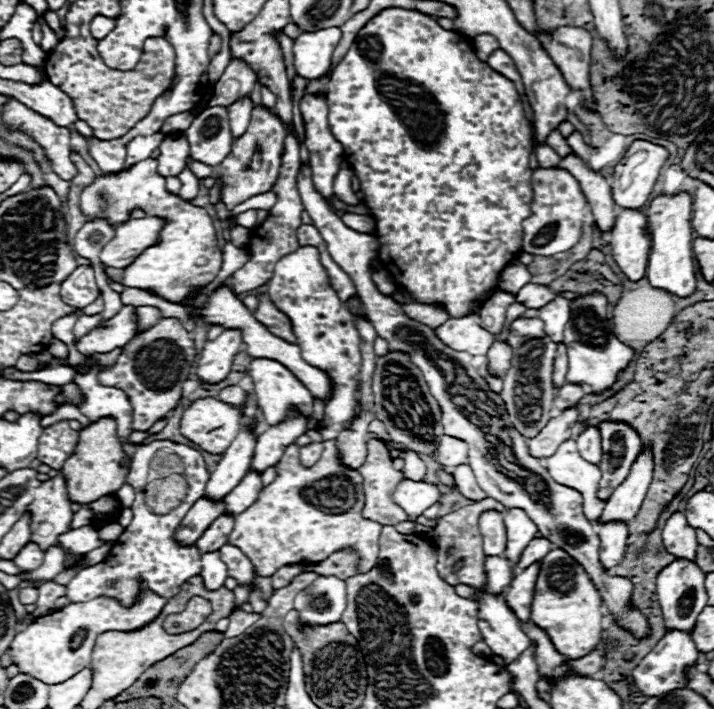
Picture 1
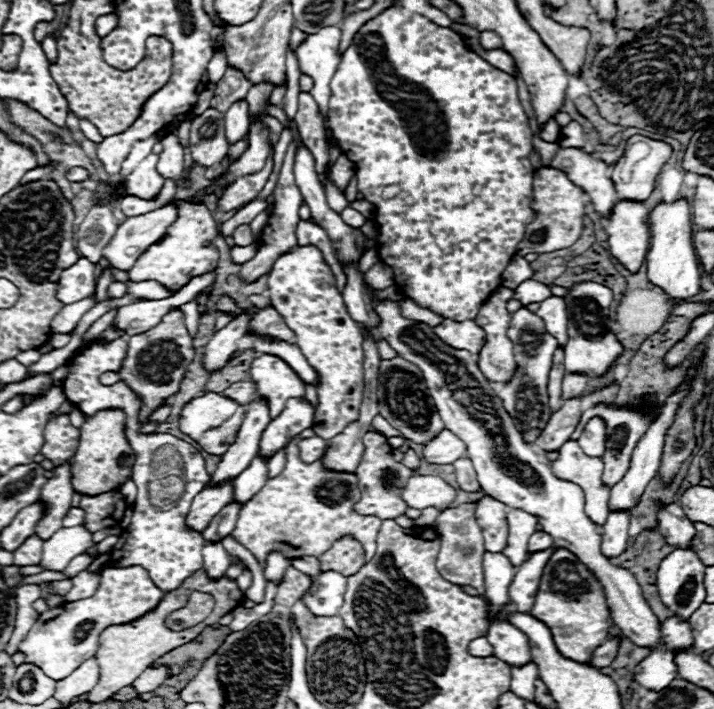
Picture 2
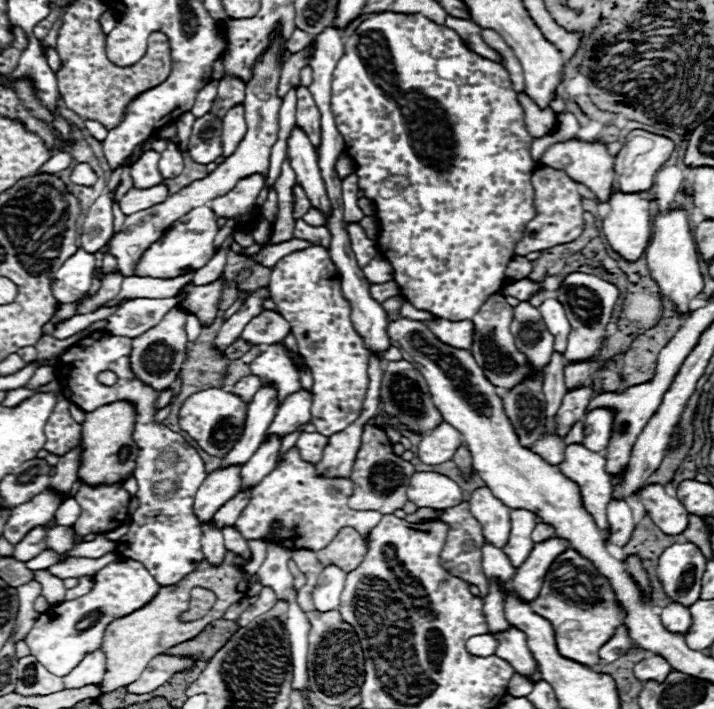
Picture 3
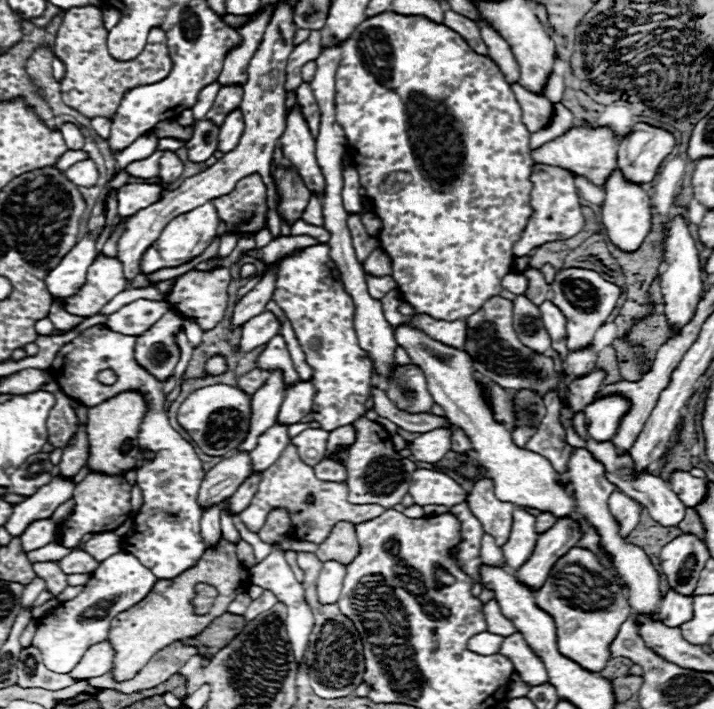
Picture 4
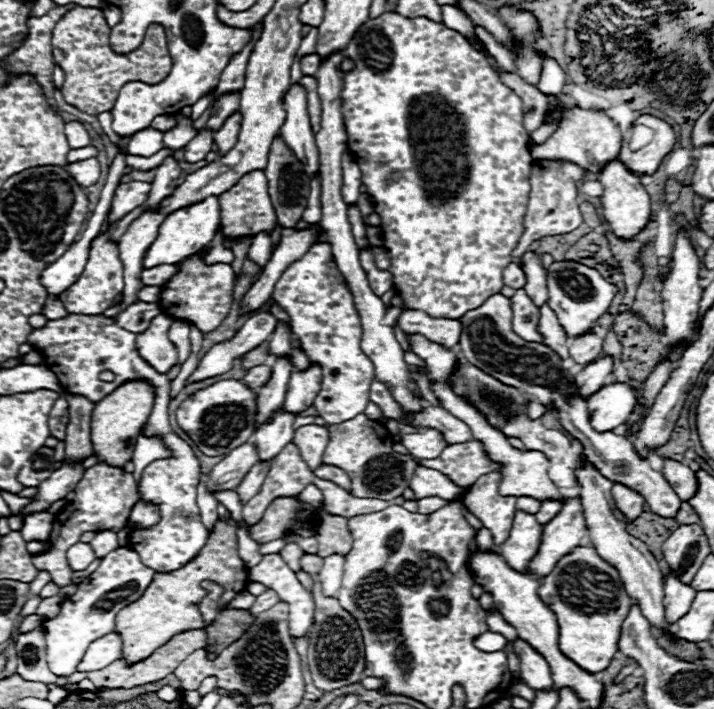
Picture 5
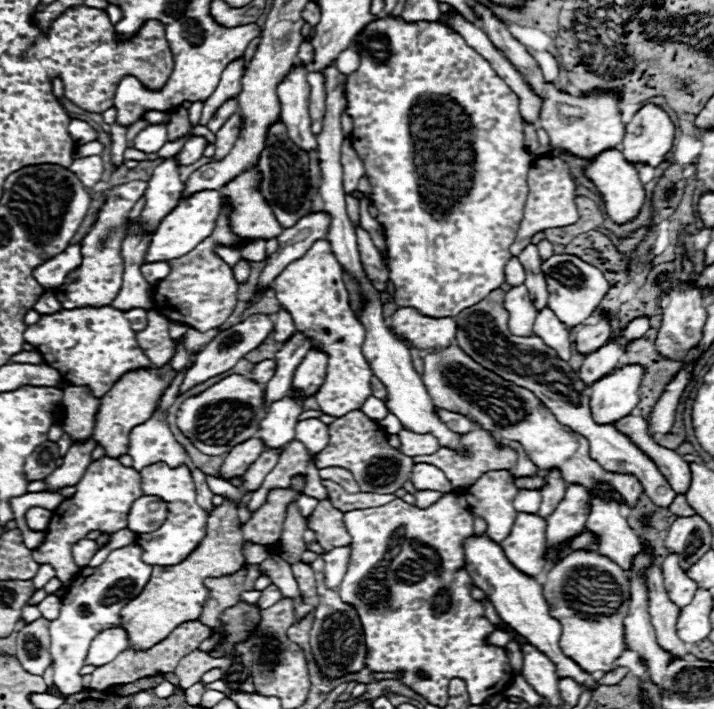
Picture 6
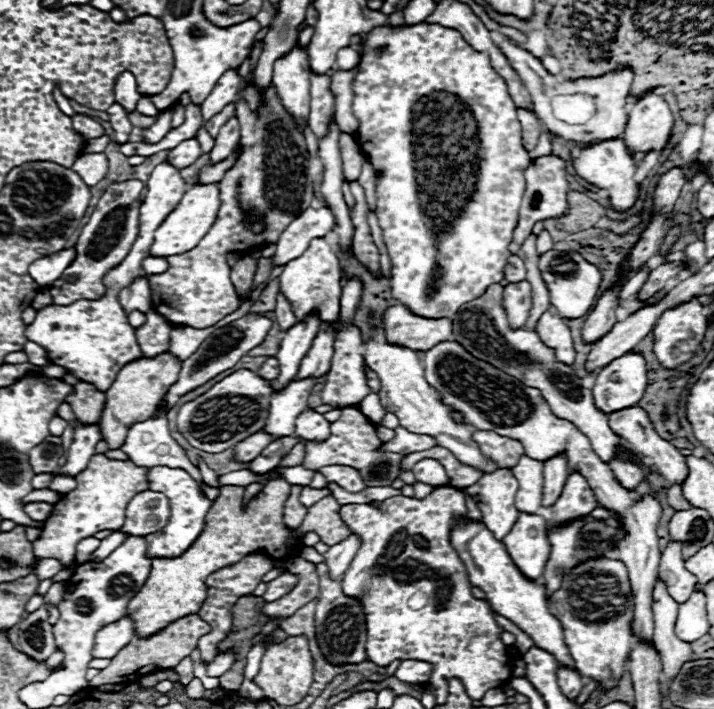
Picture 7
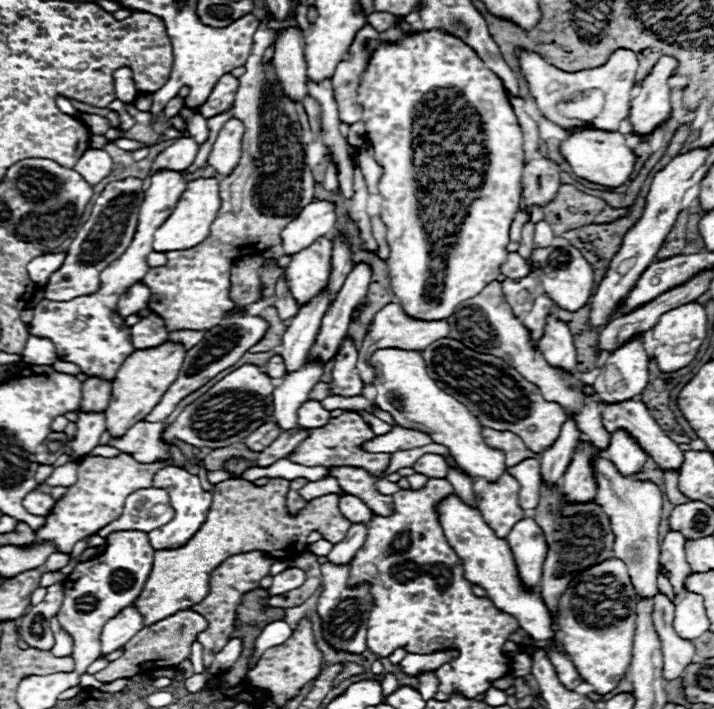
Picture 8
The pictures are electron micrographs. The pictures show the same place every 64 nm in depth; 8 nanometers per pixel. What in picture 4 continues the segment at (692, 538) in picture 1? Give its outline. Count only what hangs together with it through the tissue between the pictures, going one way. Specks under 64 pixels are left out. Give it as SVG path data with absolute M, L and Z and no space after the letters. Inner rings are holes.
M576 412L576 414L572 416L572 420L568 422L568 426L574 426L574 430L578 432L578 436L586 440L586 448L604 464L608 480L612 480L612 484L616 484L618 490L622 490L624 494L628 494L628 496L632 496L634 500L638 500L644 508L648 508L650 516L652 516L656 522L660 522L662 526L678 526L678 524L680 524L680 520L684 518L686 506L684 506L684 504L680 502L680 498L668 488L668 482L666 482L664 478L652 476L648 470L646 470L646 472L640 472L640 474L636 476L636 474L634 474L634 460L630 458L628 452L626 452L626 454L618 454L612 440L606 440L606 442L596 442L596 440L592 440L590 434L588 434L588 428L586 428L584 412Z

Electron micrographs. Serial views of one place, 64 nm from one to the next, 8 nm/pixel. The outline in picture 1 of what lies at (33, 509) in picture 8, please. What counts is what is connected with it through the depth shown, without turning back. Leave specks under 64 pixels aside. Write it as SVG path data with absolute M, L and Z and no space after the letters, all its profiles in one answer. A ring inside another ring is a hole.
M28 542L20 554L14 556L14 564L20 568L20 570L36 570L44 560L44 554L40 550L40 546L36 542Z

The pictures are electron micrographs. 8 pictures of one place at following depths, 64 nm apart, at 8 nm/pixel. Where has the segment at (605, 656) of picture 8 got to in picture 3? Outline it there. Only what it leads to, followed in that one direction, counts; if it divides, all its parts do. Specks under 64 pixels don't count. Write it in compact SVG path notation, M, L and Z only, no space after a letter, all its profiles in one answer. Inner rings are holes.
M572 548L562 552L548 568L542 590L536 600L532 600L532 610L552 622L558 652L588 668L596 668L600 664L598 650L614 636L616 628L626 618L610 582L588 558L580 556L580 552Z

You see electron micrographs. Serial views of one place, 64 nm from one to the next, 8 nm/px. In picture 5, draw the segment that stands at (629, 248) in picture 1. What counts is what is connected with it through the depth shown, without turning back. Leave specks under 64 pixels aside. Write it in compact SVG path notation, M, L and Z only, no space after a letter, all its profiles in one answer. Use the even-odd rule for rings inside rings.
M616 158L616 160L608 162L602 172L598 172L596 180L602 184L602 190L604 190L604 194L602 194L604 218L610 224L610 228L614 230L614 234L624 236L624 238L638 234L650 218L650 196L644 190L644 186L640 184L640 178L634 172L630 172L620 162L620 158Z

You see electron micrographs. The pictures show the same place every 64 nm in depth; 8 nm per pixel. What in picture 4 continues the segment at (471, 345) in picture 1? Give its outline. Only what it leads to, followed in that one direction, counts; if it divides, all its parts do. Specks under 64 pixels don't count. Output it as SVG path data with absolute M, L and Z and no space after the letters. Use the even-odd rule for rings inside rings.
M414 314L414 316L406 316L404 320L406 324L420 328L422 332L426 332L428 336L432 336L434 340L448 344L452 348L462 348L464 340L466 340L466 322L464 320L436 320L428 314Z

